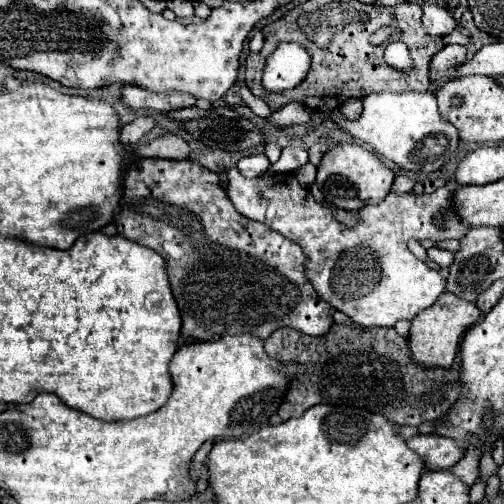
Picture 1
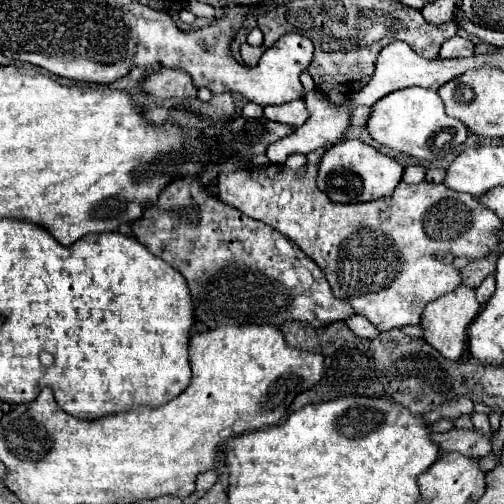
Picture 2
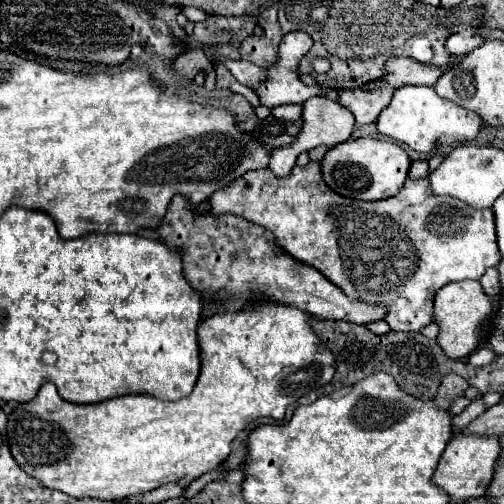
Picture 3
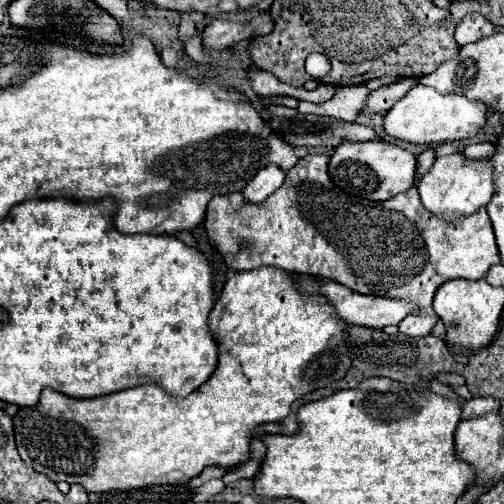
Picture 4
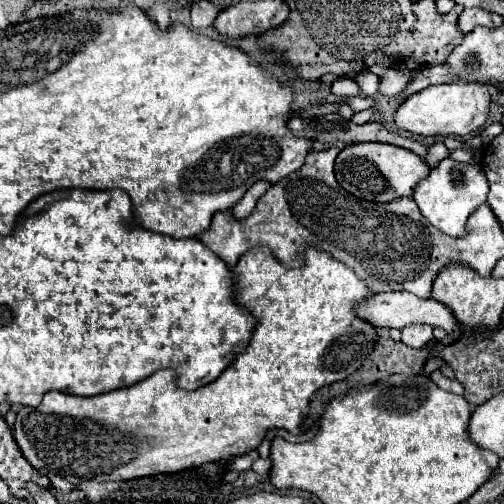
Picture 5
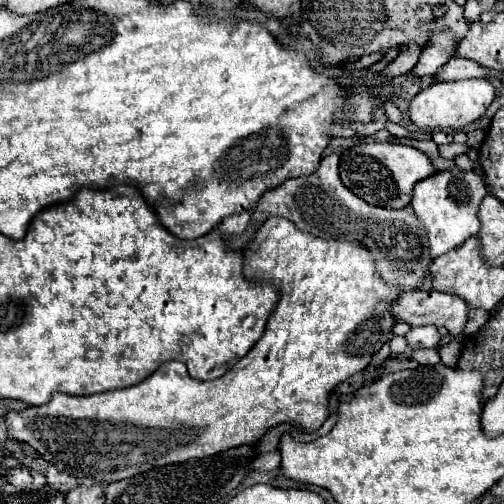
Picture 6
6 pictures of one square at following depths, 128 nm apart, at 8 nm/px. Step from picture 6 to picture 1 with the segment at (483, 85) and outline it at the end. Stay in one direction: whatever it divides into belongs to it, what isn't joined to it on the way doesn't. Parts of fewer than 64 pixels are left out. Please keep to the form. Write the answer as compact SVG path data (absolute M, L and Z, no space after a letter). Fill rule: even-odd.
M372 92L364 96L362 104L362 114L356 120L348 120L338 112L334 124L342 132L364 142L372 152L398 164L402 170L430 174L436 172L438 166L444 166L456 152L458 132L452 124L442 120L434 92ZM440 136L446 138L444 146L438 142Z

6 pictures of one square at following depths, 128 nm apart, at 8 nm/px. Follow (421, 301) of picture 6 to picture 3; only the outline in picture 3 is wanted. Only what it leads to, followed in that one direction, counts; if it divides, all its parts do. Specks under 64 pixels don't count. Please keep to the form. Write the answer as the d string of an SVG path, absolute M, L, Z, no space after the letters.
M174 196L168 204L164 222L156 228L160 240L168 248L176 248L182 256L182 270L186 280L202 296L208 314L240 312L258 302L290 304L316 318L334 318L354 324L368 324L384 318L382 306L370 306L360 300L350 300L314 266L300 264L286 254L262 226L248 222L236 214L216 216L212 212L200 214L184 196Z

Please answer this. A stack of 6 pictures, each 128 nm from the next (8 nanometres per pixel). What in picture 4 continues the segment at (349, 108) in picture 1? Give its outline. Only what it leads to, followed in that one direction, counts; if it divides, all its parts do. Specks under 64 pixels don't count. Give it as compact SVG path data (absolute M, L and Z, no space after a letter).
M406 78L398 84L390 84L386 88L378 88L378 90L372 90L368 94L368 100L366 100L366 106L362 112L372 112L372 114L384 114L394 102L398 102L406 90L410 90L416 82L412 78Z

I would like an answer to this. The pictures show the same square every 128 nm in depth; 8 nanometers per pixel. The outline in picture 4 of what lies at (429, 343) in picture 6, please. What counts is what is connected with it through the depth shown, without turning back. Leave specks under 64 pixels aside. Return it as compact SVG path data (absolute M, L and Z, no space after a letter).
M308 154L300 158L298 164L288 170L284 184L260 204L244 200L242 192L214 196L208 202L204 226L210 242L224 256L226 266L232 270L242 272L260 266L276 266L296 274L330 278L360 294L404 298L414 302L418 312L406 316L398 326L402 334L414 338L428 336L432 326L438 322L438 316L432 310L432 298L446 280L486 278L488 268L500 262L492 222L486 208L480 208L480 212L472 216L456 216L454 220L446 222L422 206L416 186L384 202L372 202L354 196L348 198L348 194L332 188L326 154Z

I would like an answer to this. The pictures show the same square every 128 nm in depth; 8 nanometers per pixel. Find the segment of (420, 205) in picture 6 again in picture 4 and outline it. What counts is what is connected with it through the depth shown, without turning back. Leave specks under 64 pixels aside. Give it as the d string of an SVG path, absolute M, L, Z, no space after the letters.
M462 152L436 158L430 172L418 182L422 204L440 218L444 218L444 212L458 212L462 216L474 214L482 206L486 206L496 192L492 174L494 174L494 168L488 158L474 160L474 158L466 158Z

